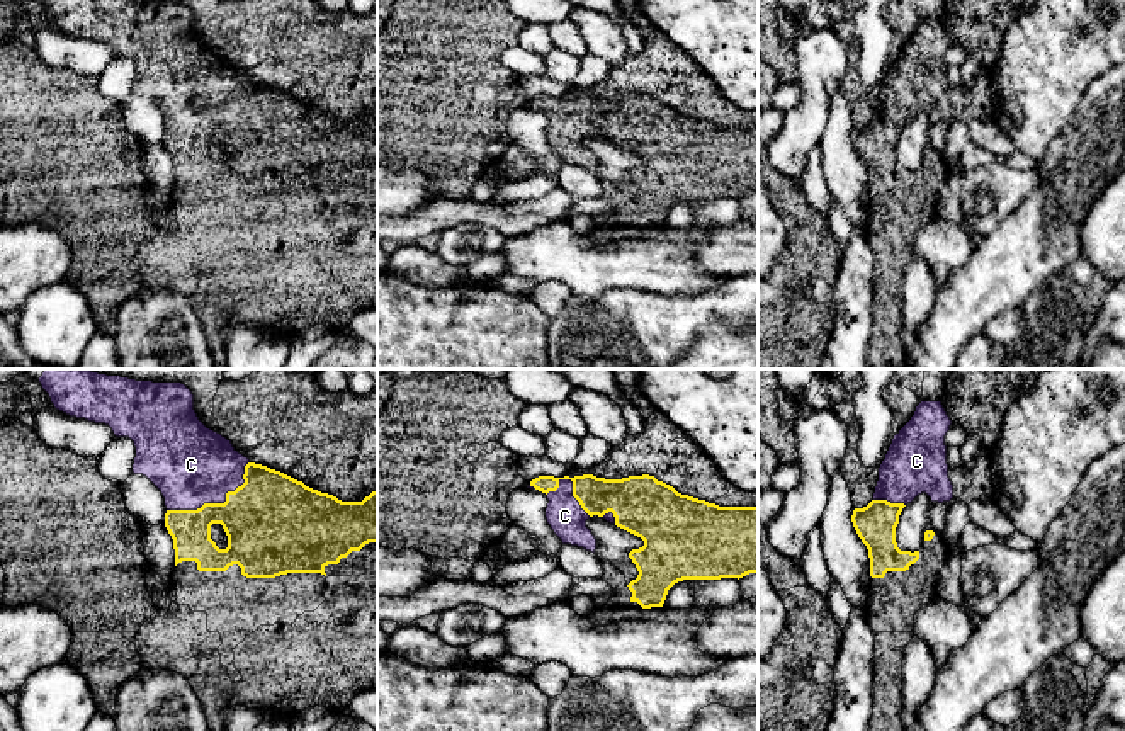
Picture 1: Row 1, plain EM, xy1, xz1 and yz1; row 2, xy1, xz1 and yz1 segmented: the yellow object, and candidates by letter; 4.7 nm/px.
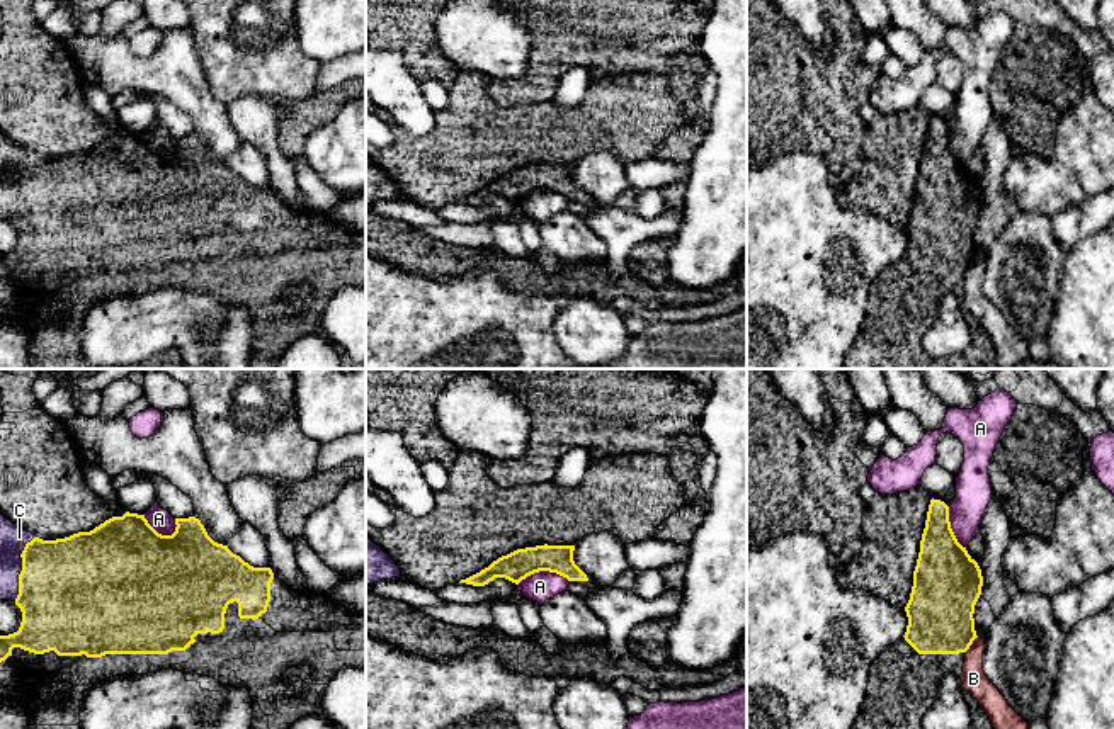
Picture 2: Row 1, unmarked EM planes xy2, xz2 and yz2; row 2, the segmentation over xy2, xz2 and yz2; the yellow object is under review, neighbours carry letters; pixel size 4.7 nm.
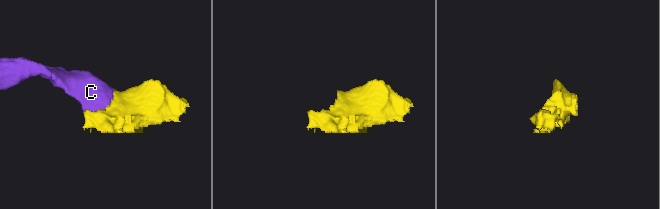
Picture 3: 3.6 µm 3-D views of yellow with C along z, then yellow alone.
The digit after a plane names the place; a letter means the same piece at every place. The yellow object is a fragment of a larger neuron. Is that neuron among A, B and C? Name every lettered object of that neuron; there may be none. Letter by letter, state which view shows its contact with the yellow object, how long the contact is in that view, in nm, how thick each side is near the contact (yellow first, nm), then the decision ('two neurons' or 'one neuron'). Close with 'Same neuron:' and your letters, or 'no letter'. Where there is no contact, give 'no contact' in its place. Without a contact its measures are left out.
A: xz2 | 240 nm | 140/140 nm | two neurons
B: yz2 | 100 nm | 320/120 nm | two neurons
C: xy1 | 460 nm | 420/380 nm | one neuron
Same neuron: C

